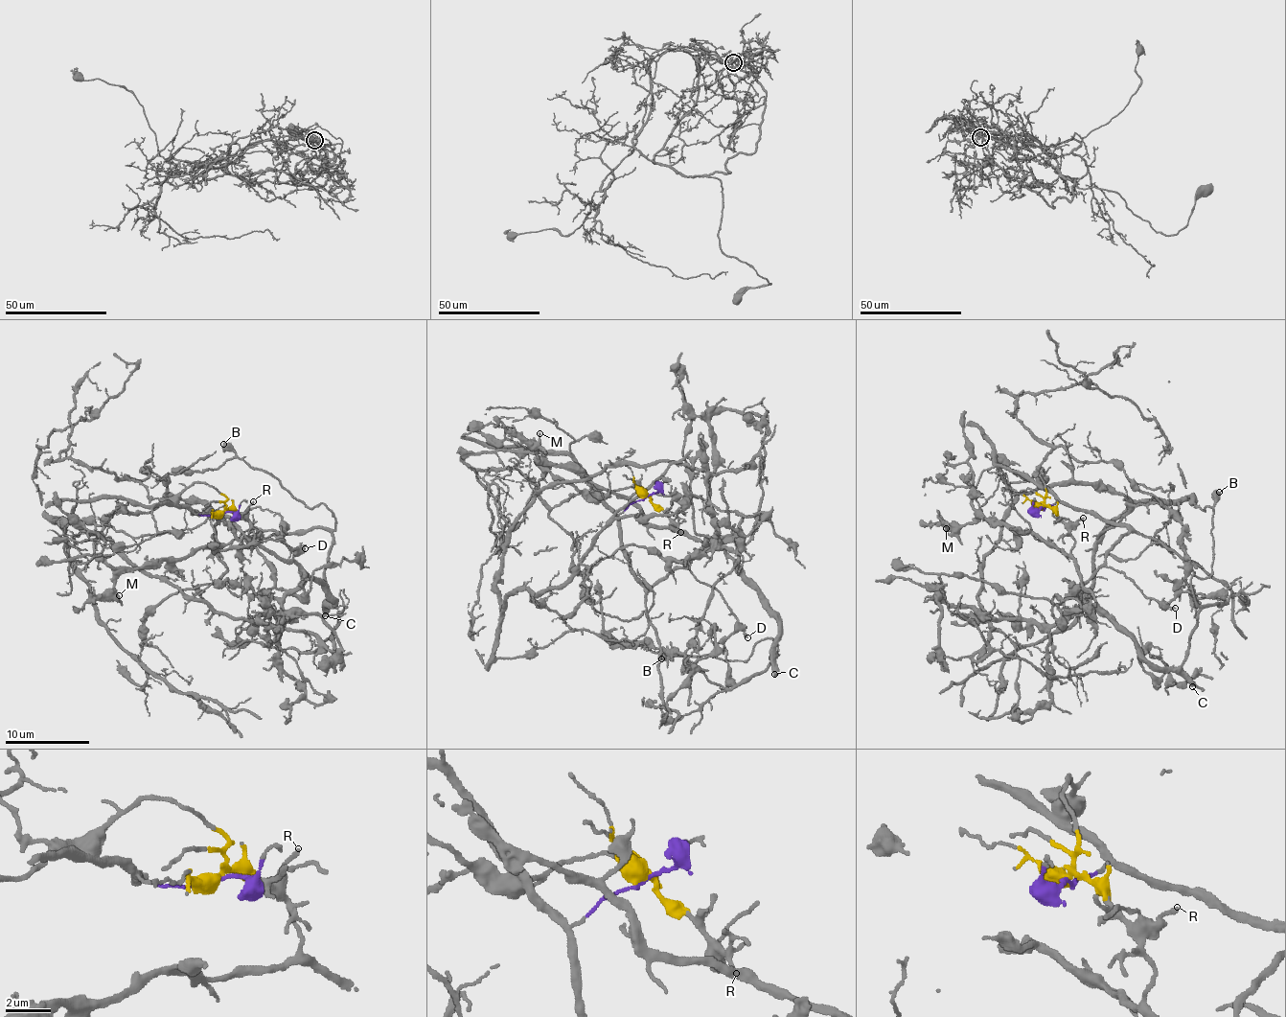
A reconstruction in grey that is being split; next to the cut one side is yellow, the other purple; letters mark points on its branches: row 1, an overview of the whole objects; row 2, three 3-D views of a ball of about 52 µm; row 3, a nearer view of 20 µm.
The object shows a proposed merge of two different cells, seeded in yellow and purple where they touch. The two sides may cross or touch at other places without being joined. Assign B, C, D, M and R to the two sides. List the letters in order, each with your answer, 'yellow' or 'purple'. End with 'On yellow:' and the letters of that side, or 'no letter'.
B: yellow
C: yellow
D: purple
M: yellow
R: yellow
On yellow: B, C, M, R

